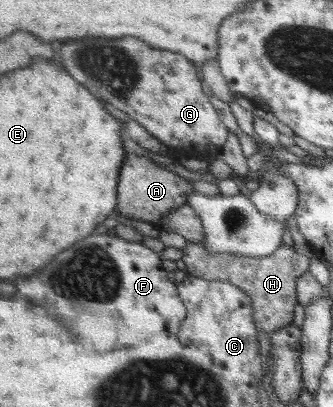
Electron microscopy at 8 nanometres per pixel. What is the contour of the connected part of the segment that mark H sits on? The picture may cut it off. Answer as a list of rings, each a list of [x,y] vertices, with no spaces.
[[[188,241],[183,248],[184,264],[187,274],[204,278],[208,281],[226,281],[234,286],[242,287],[251,298],[252,308],[256,309],[256,326],[261,331],[274,333],[292,323],[296,300],[296,280],[309,270],[309,258],[296,254],[288,245],[280,245],[272,254],[263,257],[251,257],[230,252],[212,254],[202,242]]]

